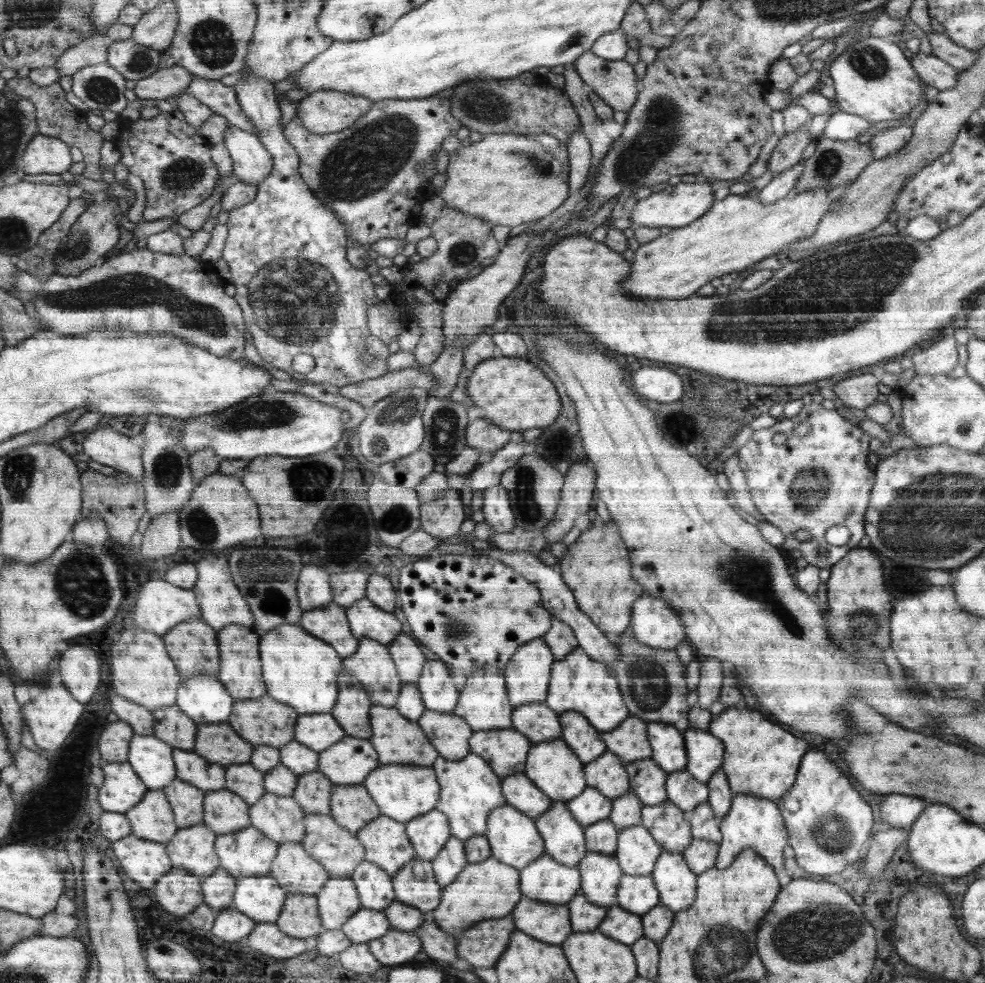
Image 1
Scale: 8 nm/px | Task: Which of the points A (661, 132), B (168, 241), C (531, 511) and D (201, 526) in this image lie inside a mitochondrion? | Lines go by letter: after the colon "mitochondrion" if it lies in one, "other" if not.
A: mitochondrion
B: other
C: mitochondrion
D: mitochondrion

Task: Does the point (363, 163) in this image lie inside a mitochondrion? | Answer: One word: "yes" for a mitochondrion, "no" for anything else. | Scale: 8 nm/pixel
yes

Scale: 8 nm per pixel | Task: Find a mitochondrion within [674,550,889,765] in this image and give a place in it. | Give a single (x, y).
(871, 618)

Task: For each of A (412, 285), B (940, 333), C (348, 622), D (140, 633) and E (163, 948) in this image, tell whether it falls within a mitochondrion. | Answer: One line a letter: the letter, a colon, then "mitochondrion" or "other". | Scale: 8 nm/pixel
A: other
B: other
C: other
D: other
E: other

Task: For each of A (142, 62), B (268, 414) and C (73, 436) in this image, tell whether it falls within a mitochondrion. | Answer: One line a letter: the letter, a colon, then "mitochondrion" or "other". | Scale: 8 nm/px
A: mitochondrion
B: mitochondrion
C: other

